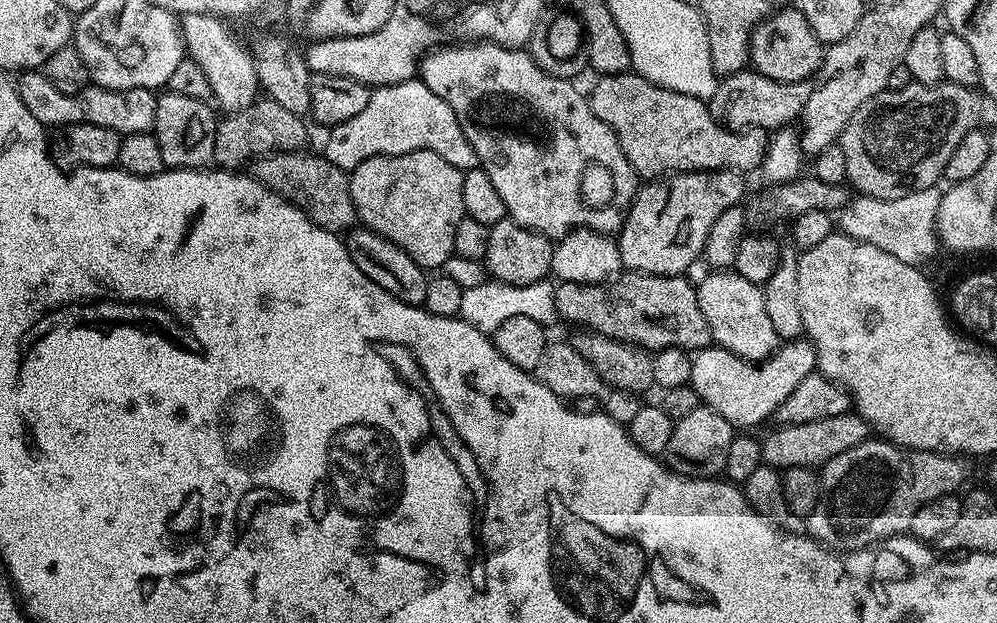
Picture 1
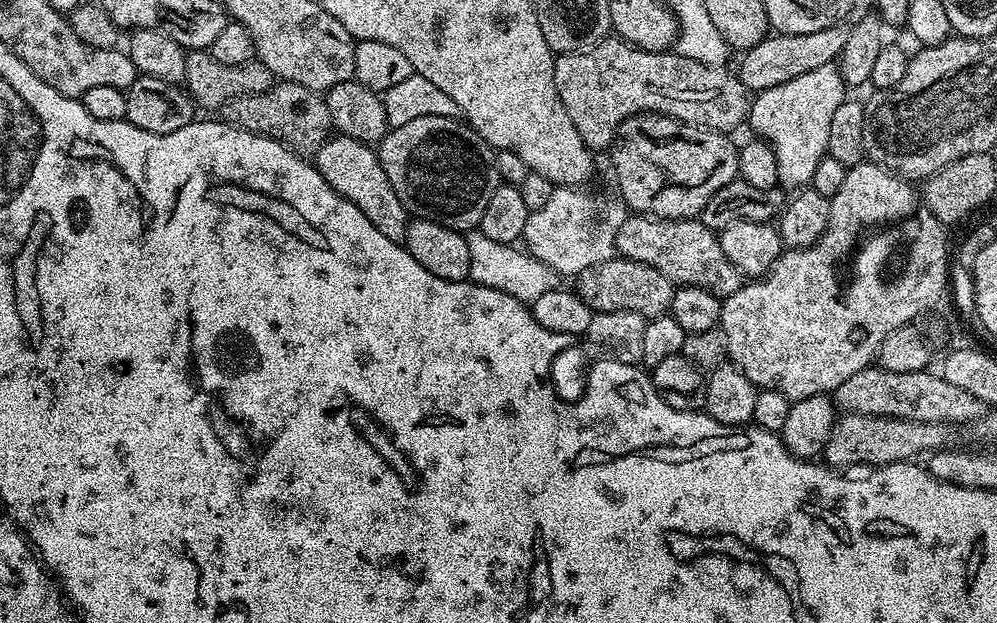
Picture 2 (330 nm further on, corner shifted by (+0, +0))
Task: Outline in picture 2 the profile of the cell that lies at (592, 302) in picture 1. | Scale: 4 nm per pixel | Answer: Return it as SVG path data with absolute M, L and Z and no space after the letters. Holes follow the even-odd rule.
M643 214L625 215L622 226L618 226L616 251L625 260L654 266L654 270L666 274L673 285L698 286L721 298L734 294L734 290L738 290L742 283L740 271L734 262L722 254L719 235L698 218L660 220L656 216Z

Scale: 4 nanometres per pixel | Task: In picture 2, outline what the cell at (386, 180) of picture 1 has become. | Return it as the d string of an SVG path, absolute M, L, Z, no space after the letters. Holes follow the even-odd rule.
M427 116L414 118L414 122L406 122L406 126L389 128L380 140L378 155L382 170L386 170L386 178L390 178L390 186L394 186L394 194L398 194L398 202L402 202L405 210L413 217L433 220L455 232L467 234L479 229L490 194L494 194L502 182L494 149L469 124L459 119Z

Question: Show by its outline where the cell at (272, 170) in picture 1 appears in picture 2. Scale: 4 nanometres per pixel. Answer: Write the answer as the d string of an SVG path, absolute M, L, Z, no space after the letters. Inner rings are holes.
M289 80L273 83L262 94L239 96L226 102L218 109L218 116L225 124L233 124L236 128L250 130L259 136L269 136L305 158L315 157L318 149L334 132L324 96Z

